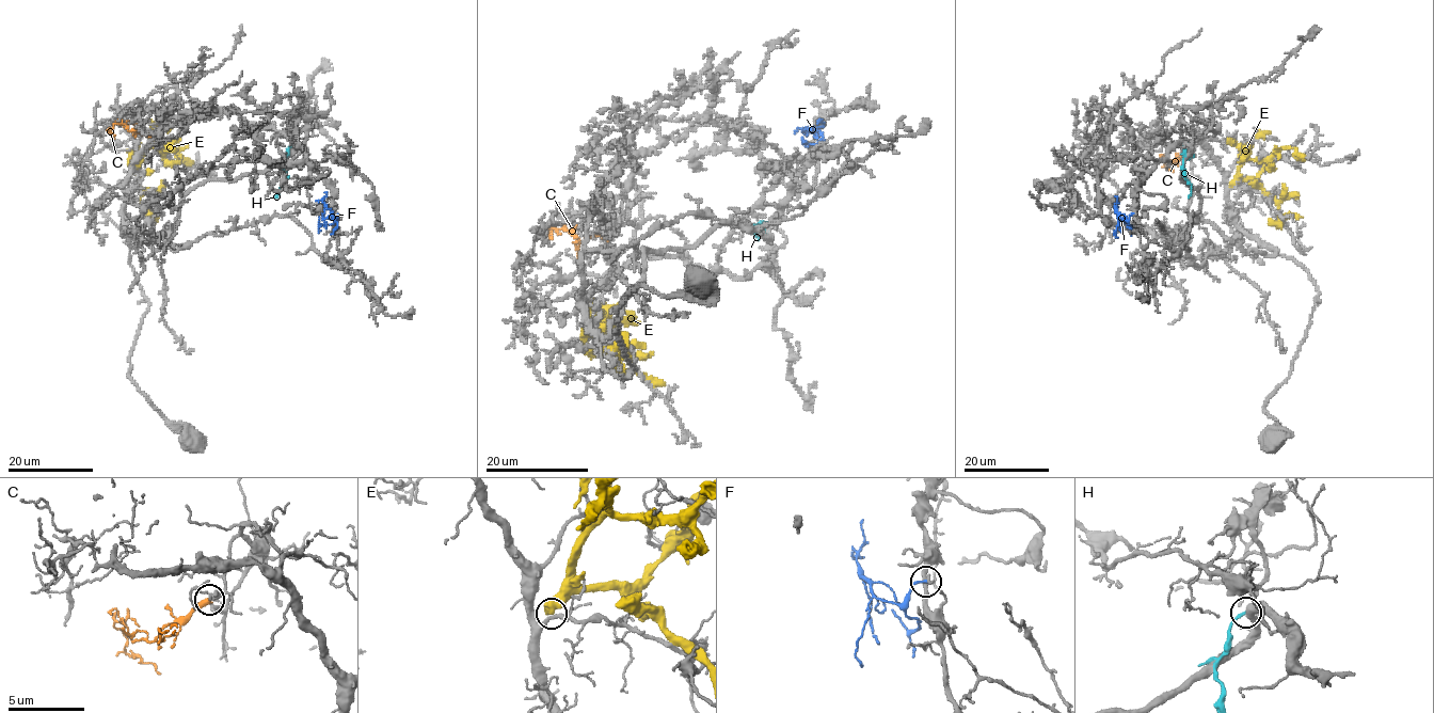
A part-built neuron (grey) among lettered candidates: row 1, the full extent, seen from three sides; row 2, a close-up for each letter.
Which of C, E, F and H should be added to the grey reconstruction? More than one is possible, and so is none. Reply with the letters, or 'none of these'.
C

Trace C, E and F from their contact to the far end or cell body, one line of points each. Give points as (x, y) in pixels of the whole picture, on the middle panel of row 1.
C: (579, 256), (574, 236), (563, 228), (551, 226), (545, 232), (553, 239)
E: (590, 300), (616, 329), (618, 344), (640, 375), (664, 384)
F: (825, 147), (821, 132), (812, 128), (805, 131), (806, 128), (808, 131)

